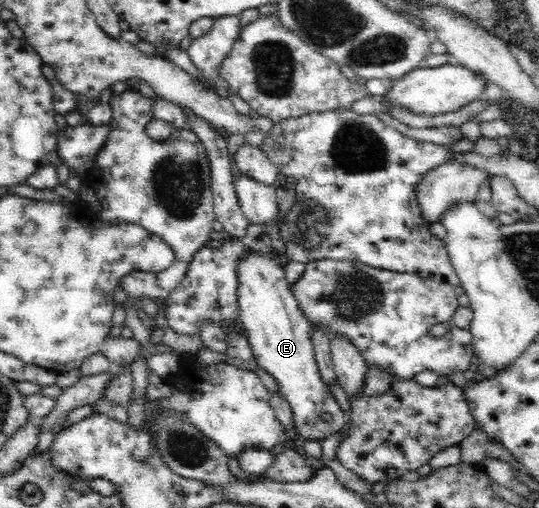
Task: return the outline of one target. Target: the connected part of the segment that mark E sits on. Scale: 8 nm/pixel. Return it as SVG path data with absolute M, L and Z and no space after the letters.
M256 252L238 265L239 321L257 366L271 375L292 409L295 442L324 442L346 425L347 415L332 396L318 369L310 339L311 325L300 310L292 287L286 281L279 258Z

